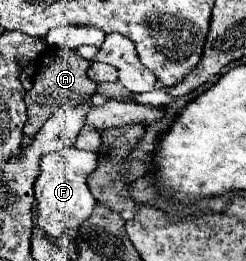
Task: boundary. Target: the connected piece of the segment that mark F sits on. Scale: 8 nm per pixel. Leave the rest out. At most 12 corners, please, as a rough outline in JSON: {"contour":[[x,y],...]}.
{"contour":[[67,146],[41,158],[37,224],[75,238],[93,214],[97,154]]}

